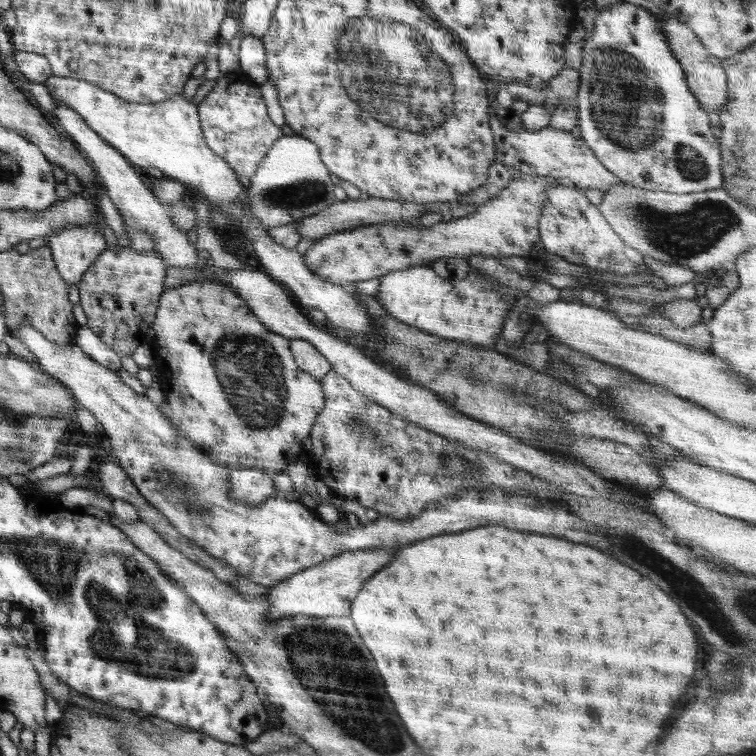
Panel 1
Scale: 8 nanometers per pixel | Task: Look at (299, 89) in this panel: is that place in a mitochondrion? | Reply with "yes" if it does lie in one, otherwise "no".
no

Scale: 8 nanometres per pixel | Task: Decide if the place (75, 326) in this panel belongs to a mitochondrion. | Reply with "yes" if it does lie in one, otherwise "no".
no

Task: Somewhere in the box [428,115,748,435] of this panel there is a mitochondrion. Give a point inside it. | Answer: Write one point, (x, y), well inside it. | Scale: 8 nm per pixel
(686, 235)

